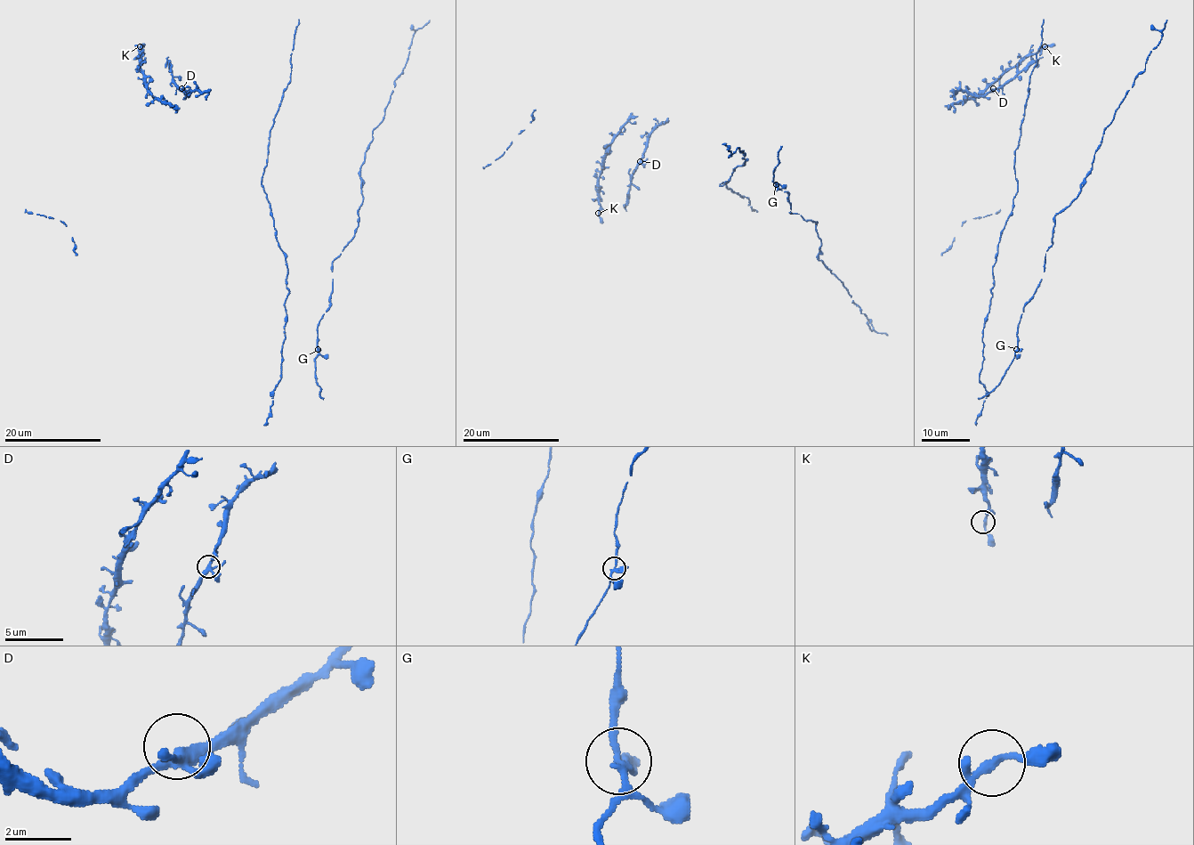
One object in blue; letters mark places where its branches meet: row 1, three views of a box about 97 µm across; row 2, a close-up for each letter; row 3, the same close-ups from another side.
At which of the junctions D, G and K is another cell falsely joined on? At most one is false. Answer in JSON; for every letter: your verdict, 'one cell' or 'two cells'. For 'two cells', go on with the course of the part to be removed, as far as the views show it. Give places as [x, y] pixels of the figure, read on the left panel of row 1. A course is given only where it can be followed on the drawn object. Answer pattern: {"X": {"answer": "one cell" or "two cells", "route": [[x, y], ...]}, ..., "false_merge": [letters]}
{"D": {"answer": "one cell"}, "G": {"answer": "one cell"}, "K": {"answer": "one cell"}, "false_merge": []}

